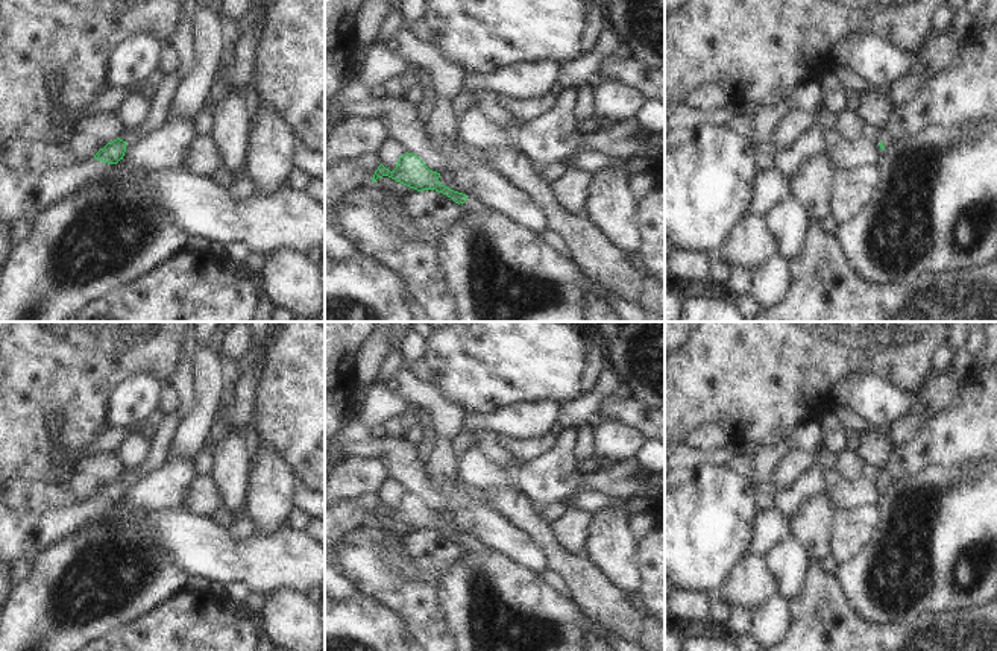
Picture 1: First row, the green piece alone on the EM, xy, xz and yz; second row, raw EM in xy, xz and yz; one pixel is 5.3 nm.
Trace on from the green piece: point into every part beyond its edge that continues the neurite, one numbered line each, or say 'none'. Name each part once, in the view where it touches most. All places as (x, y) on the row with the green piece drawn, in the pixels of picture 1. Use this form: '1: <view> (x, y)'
1: yz (885, 137)

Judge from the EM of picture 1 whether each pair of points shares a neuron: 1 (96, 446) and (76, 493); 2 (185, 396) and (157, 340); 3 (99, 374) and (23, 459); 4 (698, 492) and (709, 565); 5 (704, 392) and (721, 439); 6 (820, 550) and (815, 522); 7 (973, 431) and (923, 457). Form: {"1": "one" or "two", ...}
{"1": "two", "2": "two", "3": "one", "4": "one", "5": "two", "6": "one", "7": "one"}

